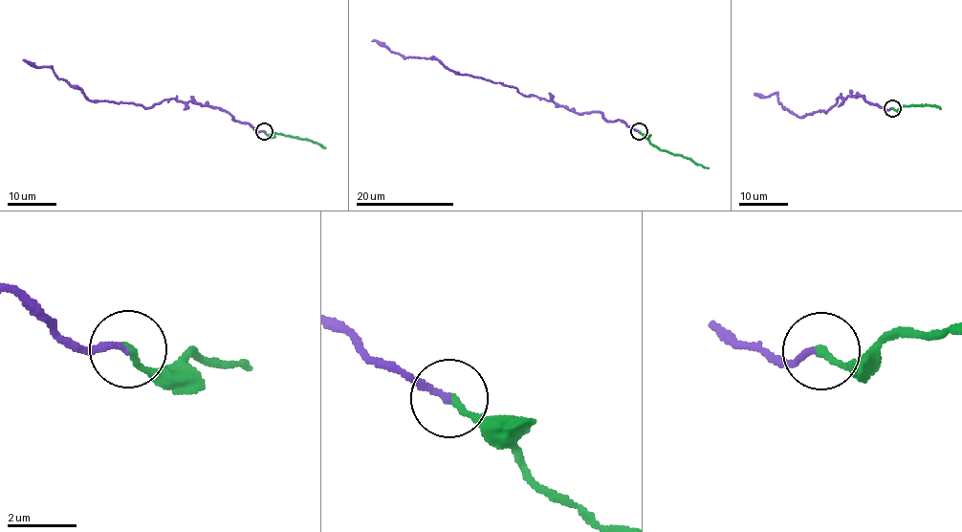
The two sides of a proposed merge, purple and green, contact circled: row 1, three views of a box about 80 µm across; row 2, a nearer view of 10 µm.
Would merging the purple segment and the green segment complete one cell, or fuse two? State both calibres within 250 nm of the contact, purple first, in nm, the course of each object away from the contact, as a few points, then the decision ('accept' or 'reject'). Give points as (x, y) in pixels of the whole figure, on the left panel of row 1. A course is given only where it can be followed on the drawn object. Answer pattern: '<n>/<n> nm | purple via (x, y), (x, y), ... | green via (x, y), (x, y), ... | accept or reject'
180/220 nm | purple via (264, 131), (255, 131), (218, 107), (191, 101), (165, 99), (151, 108), (88, 100), (52, 68), (23, 59) | green via (264, 131), (266, 134), (307, 139), (325, 148) | accept

